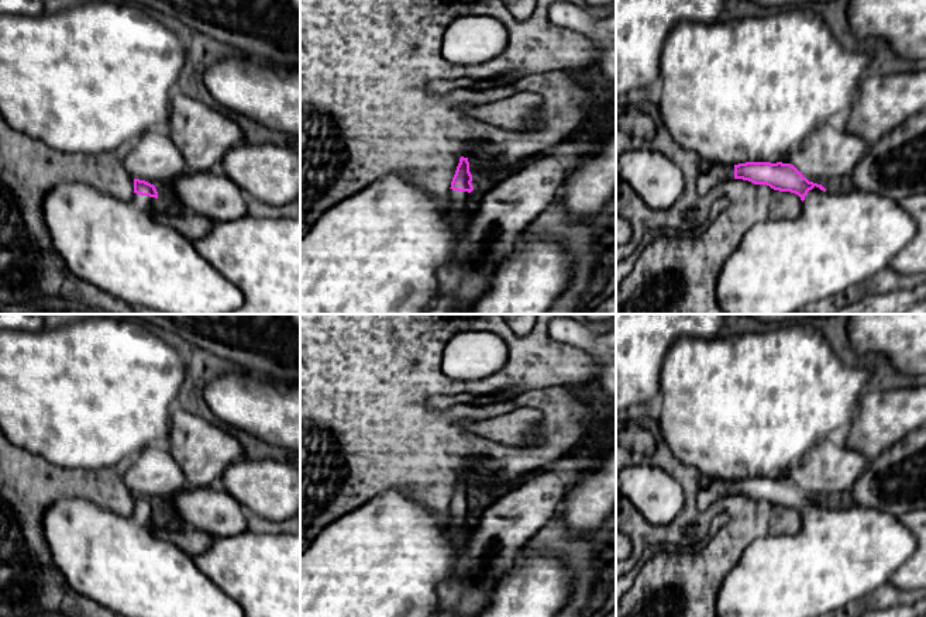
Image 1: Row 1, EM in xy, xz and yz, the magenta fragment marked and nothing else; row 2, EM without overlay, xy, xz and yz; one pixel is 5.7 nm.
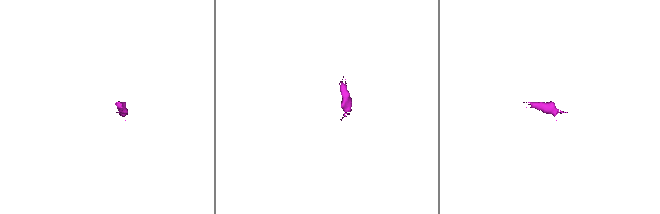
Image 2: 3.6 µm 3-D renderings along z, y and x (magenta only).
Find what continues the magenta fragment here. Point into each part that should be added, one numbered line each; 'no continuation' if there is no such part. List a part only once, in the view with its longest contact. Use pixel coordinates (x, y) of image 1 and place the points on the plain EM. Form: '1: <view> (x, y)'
1: yz (715, 489)
2: yz (839, 555)

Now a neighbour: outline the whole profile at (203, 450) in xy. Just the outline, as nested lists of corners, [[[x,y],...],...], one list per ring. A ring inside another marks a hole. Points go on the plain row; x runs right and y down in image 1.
[[[179,407],[171,411],[171,432],[163,445],[182,468],[187,487],[192,489],[217,485],[223,473],[245,456],[241,442],[223,427]]]

